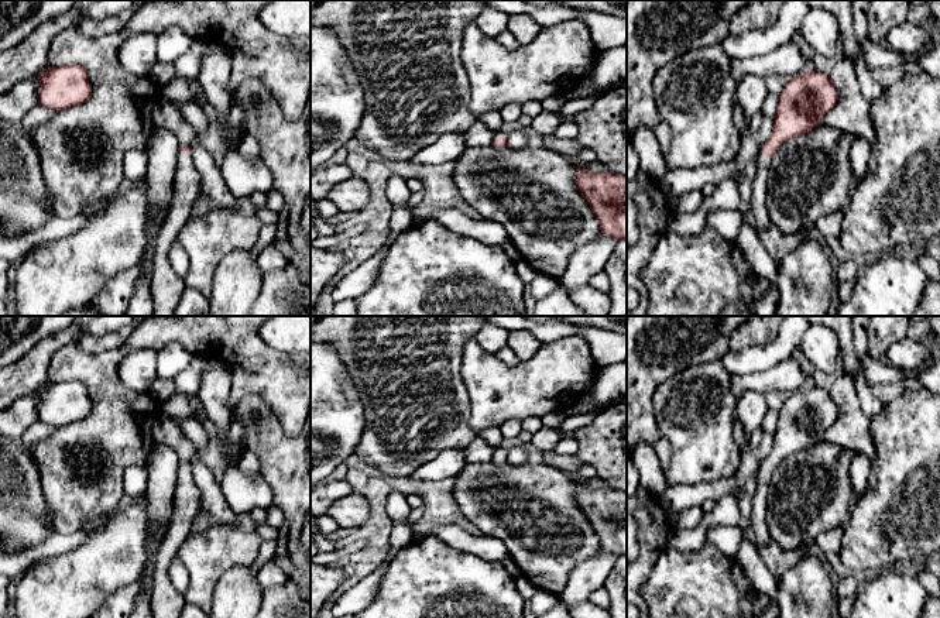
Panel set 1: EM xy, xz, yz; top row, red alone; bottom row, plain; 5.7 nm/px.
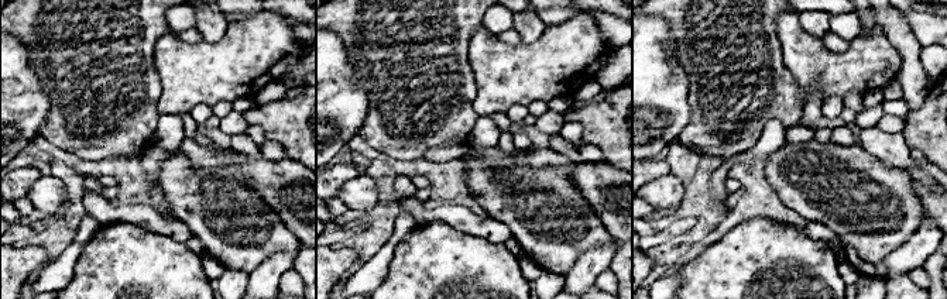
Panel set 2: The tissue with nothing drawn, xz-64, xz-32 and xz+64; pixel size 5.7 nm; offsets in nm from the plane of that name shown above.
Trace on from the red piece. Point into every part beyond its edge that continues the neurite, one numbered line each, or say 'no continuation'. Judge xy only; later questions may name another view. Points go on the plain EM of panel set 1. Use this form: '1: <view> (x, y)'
1: xy (165, 601)

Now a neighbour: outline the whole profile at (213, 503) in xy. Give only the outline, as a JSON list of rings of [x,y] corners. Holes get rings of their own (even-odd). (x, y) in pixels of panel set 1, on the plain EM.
[[[199,453],[192,457],[191,463],[192,478],[202,497],[202,512],[206,512],[215,523],[234,523],[237,515],[226,502],[220,484],[210,468],[199,459]]]

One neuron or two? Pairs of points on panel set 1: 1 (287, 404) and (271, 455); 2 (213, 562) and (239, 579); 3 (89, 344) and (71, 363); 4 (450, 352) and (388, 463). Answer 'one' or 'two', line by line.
1: two
2: two
3: two
4: one

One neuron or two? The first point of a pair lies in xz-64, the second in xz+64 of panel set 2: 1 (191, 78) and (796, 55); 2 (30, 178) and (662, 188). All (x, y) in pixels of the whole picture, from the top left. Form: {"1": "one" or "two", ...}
{"1": "one", "2": "two"}

